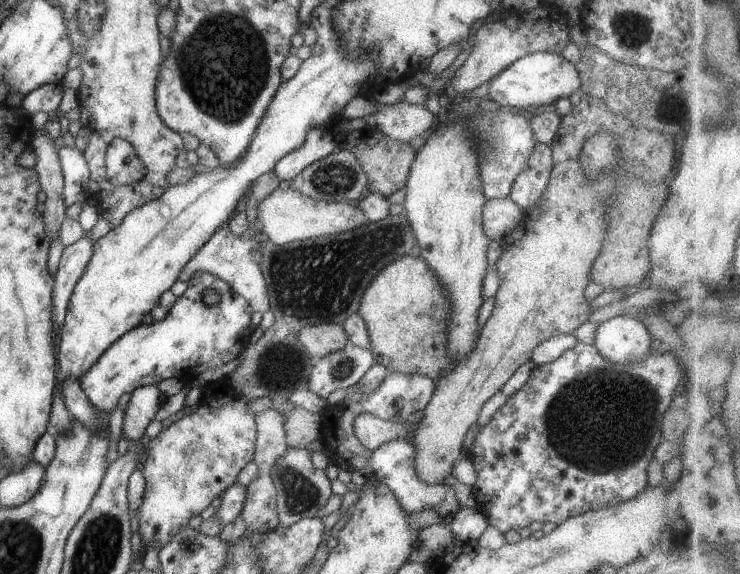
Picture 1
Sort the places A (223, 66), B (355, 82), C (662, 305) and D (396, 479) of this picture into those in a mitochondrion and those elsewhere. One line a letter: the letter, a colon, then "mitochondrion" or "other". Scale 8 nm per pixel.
A: mitochondrion
B: other
C: other
D: other

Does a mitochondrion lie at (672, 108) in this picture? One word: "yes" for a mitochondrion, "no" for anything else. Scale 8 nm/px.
yes

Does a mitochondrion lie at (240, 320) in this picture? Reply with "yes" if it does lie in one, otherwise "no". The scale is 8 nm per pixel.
no

